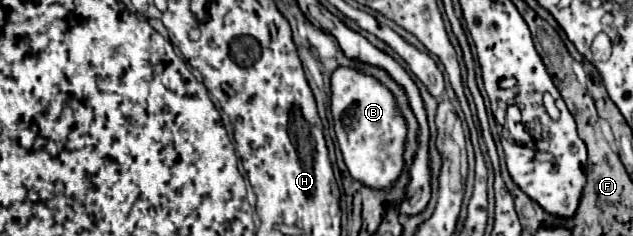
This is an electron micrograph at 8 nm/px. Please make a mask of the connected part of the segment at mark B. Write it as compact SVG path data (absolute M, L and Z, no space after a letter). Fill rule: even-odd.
M337 68L333 72L331 92L333 92L331 112L333 112L333 120L335 120L335 134L337 134L339 148L343 152L343 158L345 158L345 164L347 164L351 176L371 188L389 188L401 174L403 144L405 144L405 134L407 134L407 126L395 104L395 98L373 76L359 74L357 70L351 70L351 68Z

